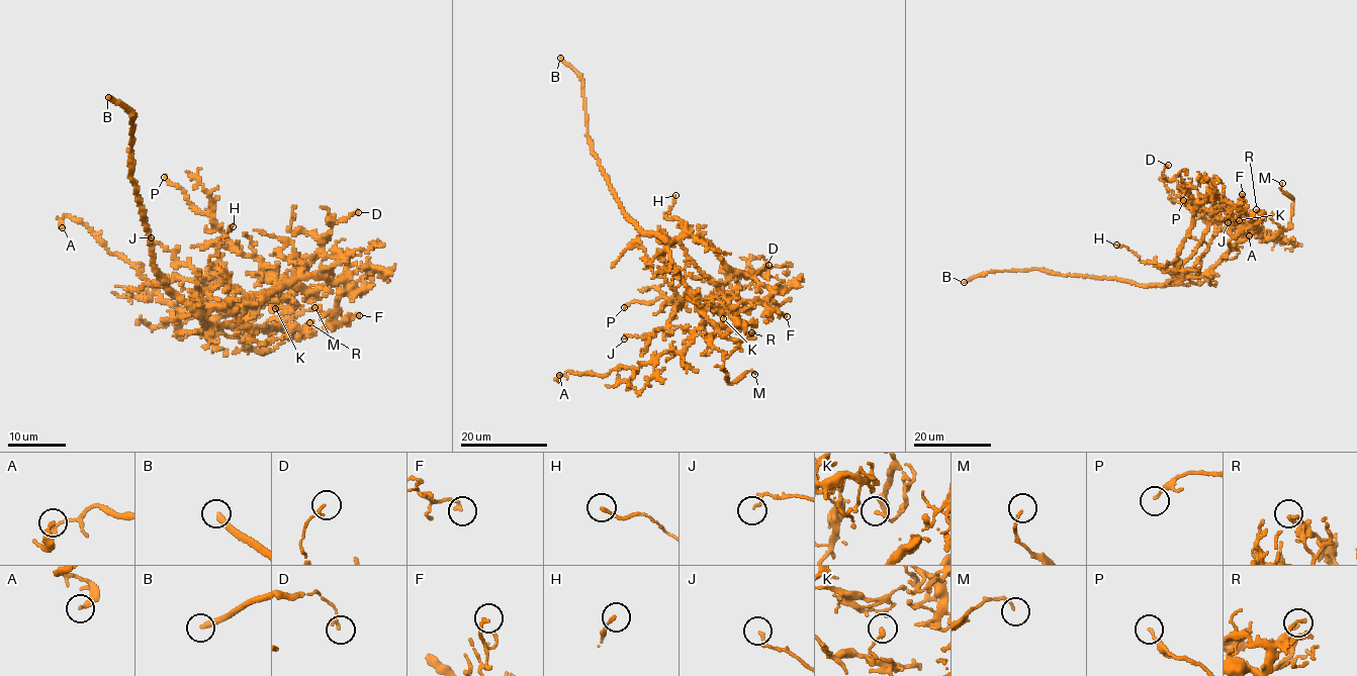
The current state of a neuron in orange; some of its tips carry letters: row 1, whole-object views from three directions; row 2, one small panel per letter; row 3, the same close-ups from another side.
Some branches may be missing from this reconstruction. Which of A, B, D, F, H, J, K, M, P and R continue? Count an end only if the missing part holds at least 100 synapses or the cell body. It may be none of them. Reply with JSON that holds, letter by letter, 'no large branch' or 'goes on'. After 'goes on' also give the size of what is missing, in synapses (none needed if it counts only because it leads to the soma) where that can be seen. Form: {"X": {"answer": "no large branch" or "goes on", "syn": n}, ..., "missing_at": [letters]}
{"A": {"answer": "no large branch"}, "B": {"answer": "goes on", "syn": 110}, "D": {"answer": "no large branch"}, "F": {"answer": "no large branch"}, "H": {"answer": "no large branch"}, "J": {"answer": "no large branch"}, "K": {"answer": "no large branch"}, "M": {"answer": "no large branch"}, "P": {"answer": "no large branch"}, "R": {"answer": "no large branch"}, "missing_at": ["B"]}

